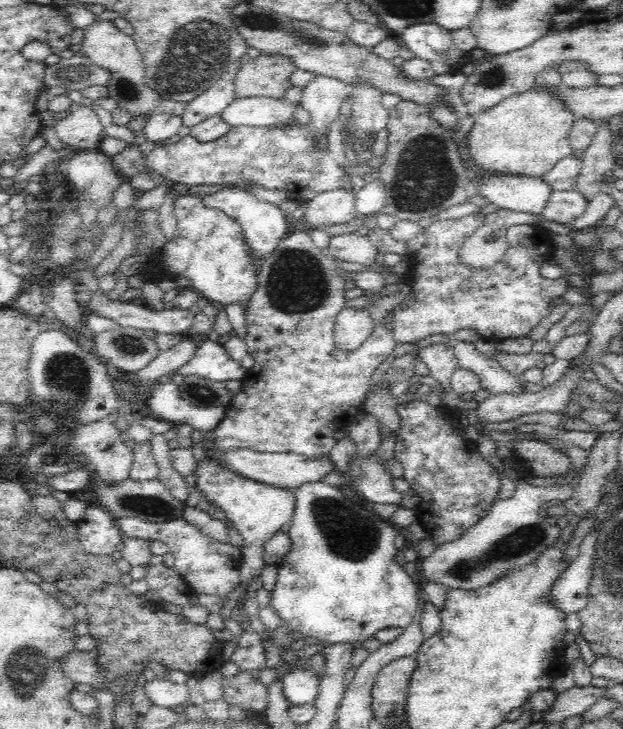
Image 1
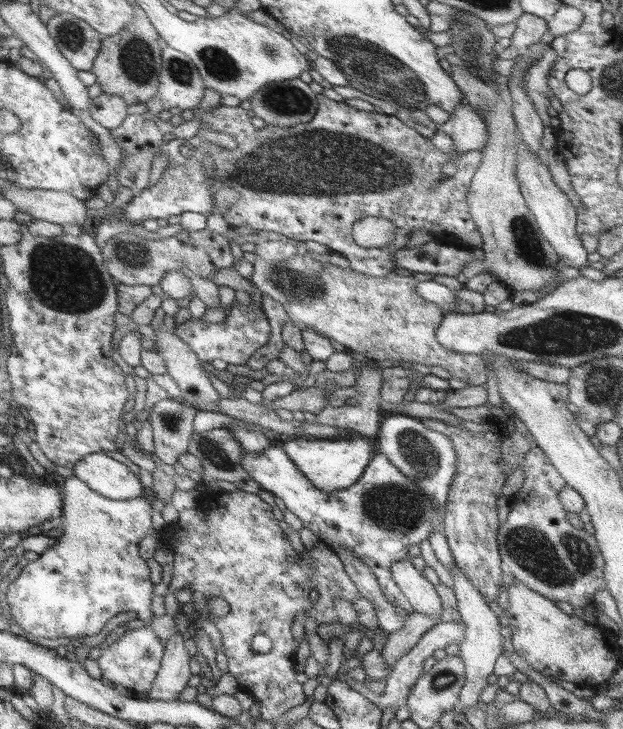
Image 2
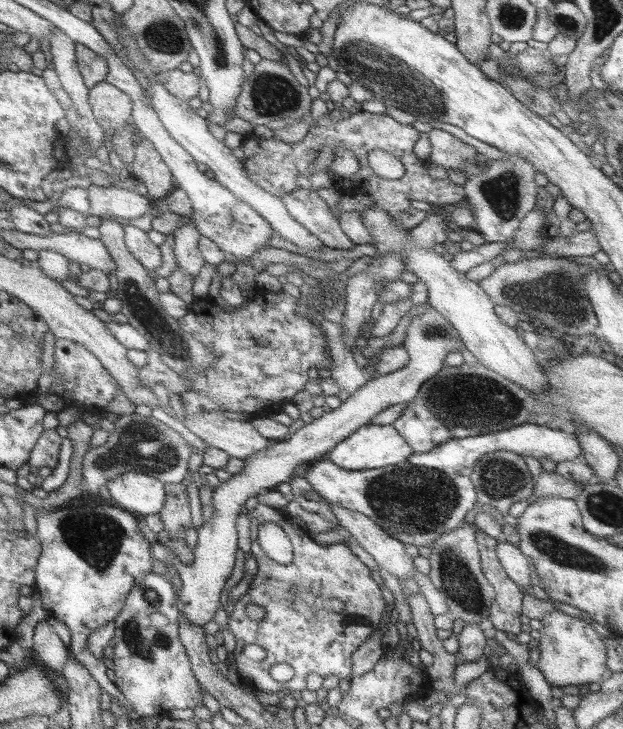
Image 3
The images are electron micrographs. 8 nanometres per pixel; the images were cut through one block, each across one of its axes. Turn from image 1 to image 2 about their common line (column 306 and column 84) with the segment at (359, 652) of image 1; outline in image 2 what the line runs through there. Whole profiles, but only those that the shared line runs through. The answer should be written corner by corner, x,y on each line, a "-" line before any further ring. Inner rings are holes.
75,476
65,478
59,490
61,516
57,520
57,526
61,526
61,534
55,538
53,546
39,554
35,562
25,564
19,576
9,584
5,594
9,616
19,626
19,630
23,630
23,634
45,640
97,636
111,618
123,612
135,612
137,620
143,622
143,628
149,628
153,620
153,582
149,580
147,560
137,554
137,546
141,542
157,538
151,524
151,498
137,496
131,500
111,500
95,494
95,490
91,490
83,480

